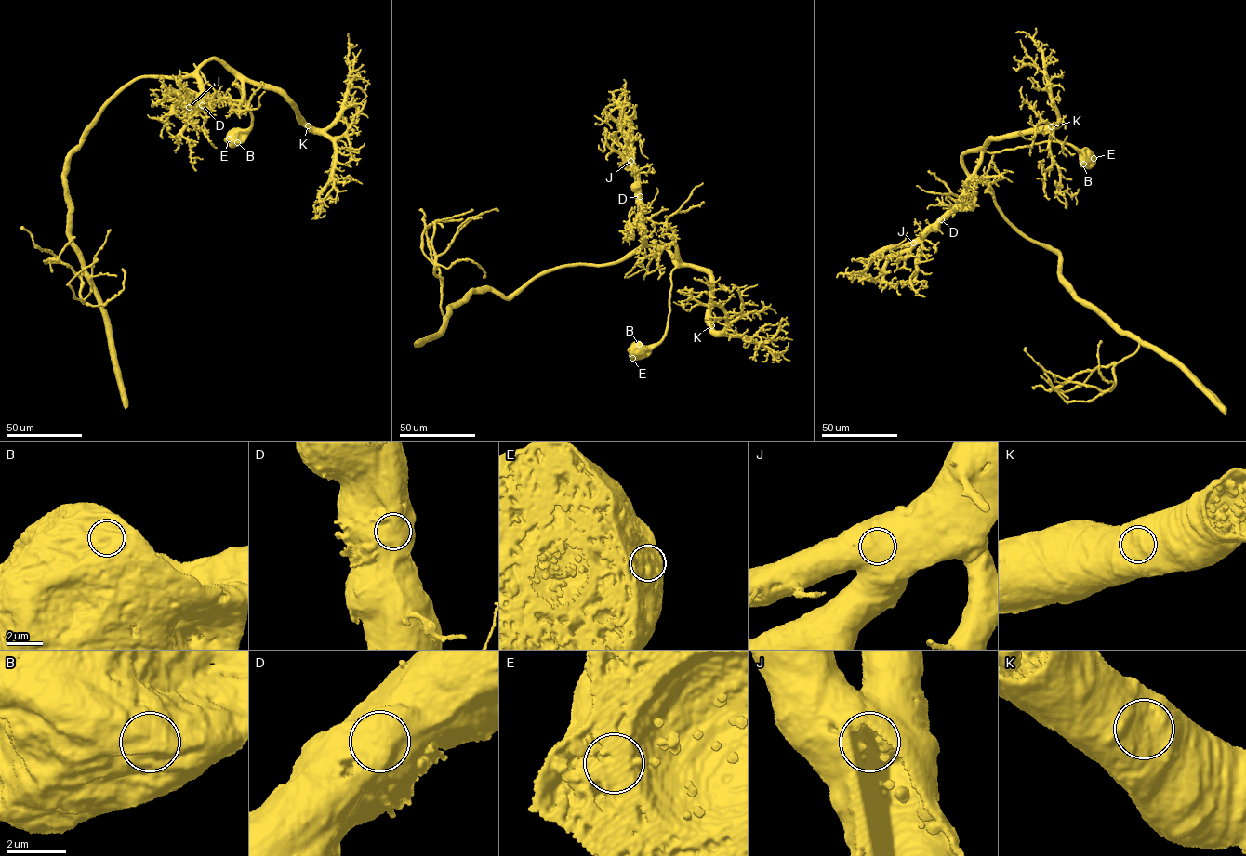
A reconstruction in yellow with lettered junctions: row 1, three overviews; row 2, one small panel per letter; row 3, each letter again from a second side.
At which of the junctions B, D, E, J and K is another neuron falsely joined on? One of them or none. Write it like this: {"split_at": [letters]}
{"split_at": []}

